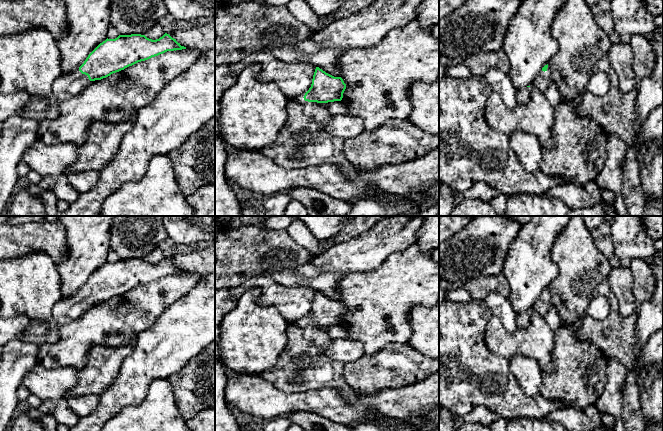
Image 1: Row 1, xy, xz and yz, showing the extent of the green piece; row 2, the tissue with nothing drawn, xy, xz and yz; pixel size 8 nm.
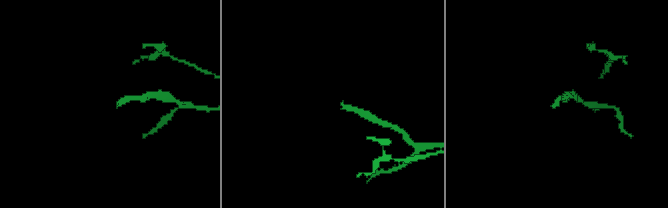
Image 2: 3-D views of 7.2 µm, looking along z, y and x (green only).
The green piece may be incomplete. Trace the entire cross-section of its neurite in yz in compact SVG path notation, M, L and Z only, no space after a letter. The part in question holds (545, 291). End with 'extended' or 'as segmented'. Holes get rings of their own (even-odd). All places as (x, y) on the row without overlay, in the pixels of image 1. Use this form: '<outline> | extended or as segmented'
M548 288L545 289L539 299L534 303L534 305L529 309L530 314L532 312L536 312L540 314L541 316L545 317L549 308L550 308L551 302L550 302L550 293L548 291Z | extended

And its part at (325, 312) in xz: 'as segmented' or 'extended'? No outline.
extended

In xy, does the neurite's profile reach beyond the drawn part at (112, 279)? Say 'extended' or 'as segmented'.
extended

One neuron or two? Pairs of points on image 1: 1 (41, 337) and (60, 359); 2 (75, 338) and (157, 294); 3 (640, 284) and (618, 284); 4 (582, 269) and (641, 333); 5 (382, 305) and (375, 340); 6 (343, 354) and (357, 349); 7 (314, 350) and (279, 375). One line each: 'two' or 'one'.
1: two
2: one
3: two
4: two
5: one
6: one
7: one

